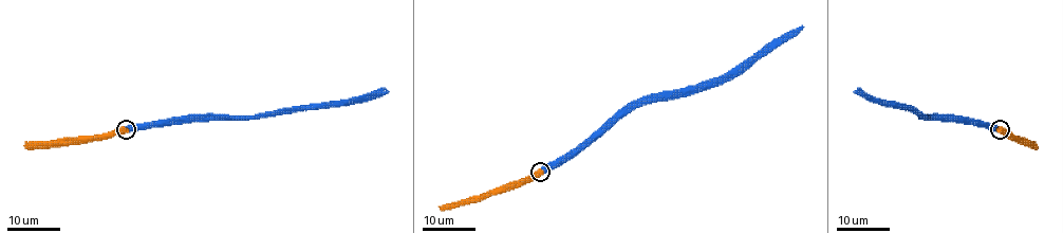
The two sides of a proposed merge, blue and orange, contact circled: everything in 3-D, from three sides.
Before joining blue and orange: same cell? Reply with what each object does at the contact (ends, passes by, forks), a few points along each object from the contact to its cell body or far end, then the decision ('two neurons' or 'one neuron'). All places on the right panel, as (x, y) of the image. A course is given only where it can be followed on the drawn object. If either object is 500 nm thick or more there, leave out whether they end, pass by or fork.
course blue (999, 129), (983, 124), (933, 120), (912, 109), (875, 103), (855, 92); course orange (999, 129), (1037, 148); one neuron

